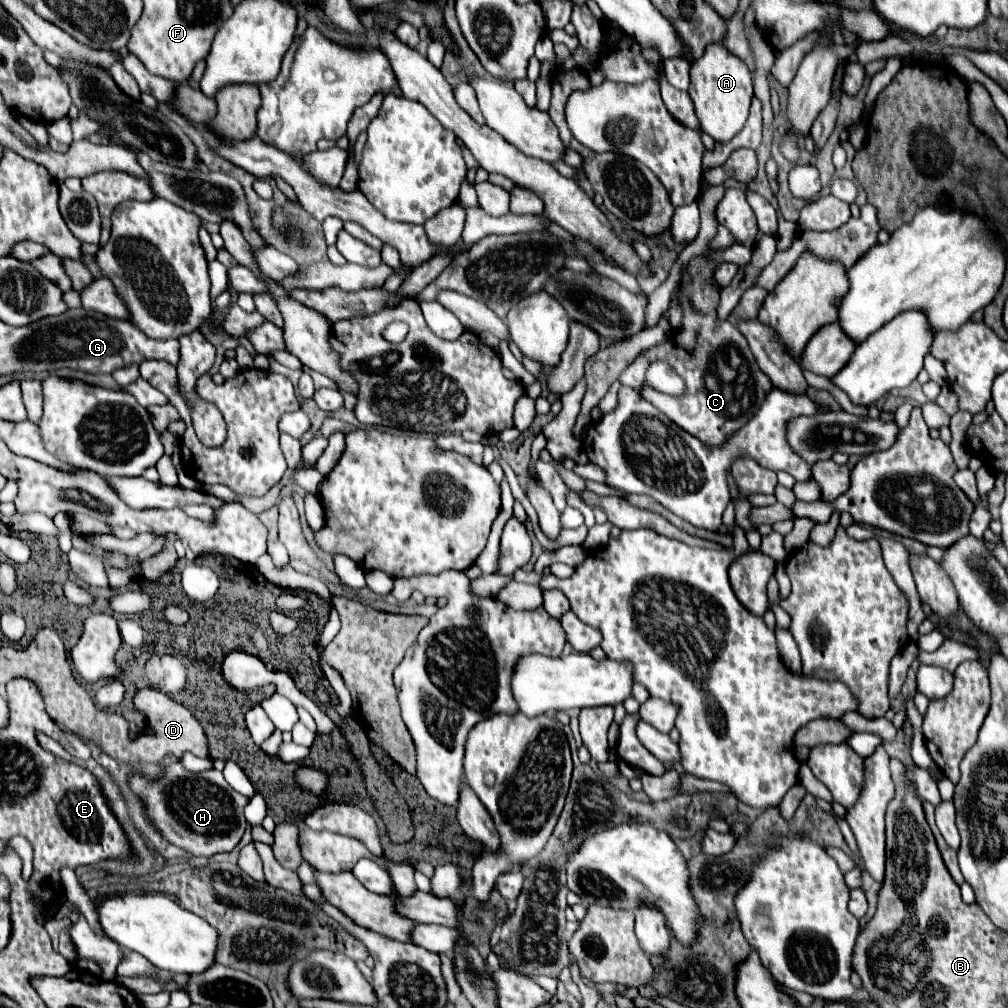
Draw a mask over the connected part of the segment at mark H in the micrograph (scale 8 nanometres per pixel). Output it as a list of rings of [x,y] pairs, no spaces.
[[[176,762],[168,766],[166,774],[156,782],[150,782],[144,776],[134,776],[132,788],[144,800],[148,818],[162,832],[162,836],[192,856],[212,856],[234,850],[248,826],[244,806],[250,802],[250,798],[238,794],[224,780],[222,772],[214,768],[194,774]]]

